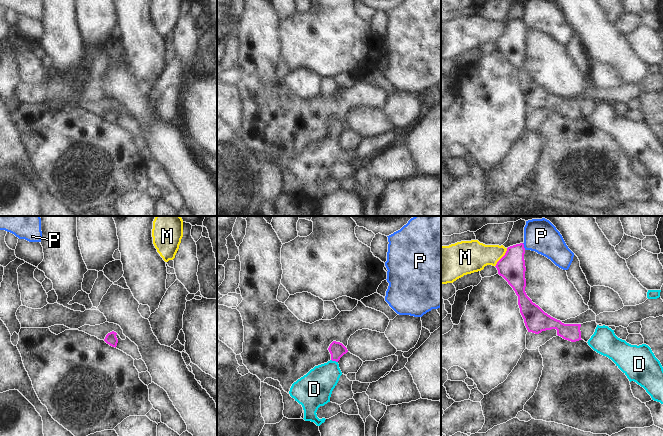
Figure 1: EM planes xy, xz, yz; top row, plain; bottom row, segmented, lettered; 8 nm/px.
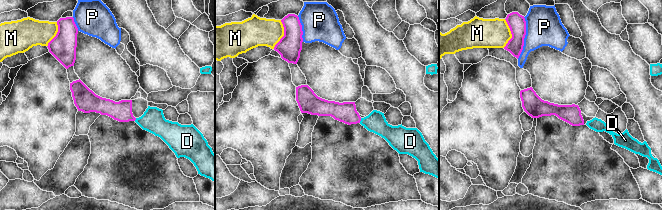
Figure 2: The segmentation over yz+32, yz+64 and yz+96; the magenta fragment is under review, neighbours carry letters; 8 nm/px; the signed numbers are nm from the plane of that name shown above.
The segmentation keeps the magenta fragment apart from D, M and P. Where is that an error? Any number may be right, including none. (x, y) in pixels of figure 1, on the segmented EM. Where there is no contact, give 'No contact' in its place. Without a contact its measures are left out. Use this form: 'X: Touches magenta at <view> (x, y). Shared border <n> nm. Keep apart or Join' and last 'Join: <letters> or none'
D: Touches magenta at xz (334, 360). Shared border 60 nm. Join
M: Touches magenta at yz (502, 257). Shared border 180 nm. Keep apart
P: Touches magenta at yz (523, 246). Shared border 60 nm. Keep apart
Join: D.

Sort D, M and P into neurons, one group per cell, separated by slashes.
D / M / P

